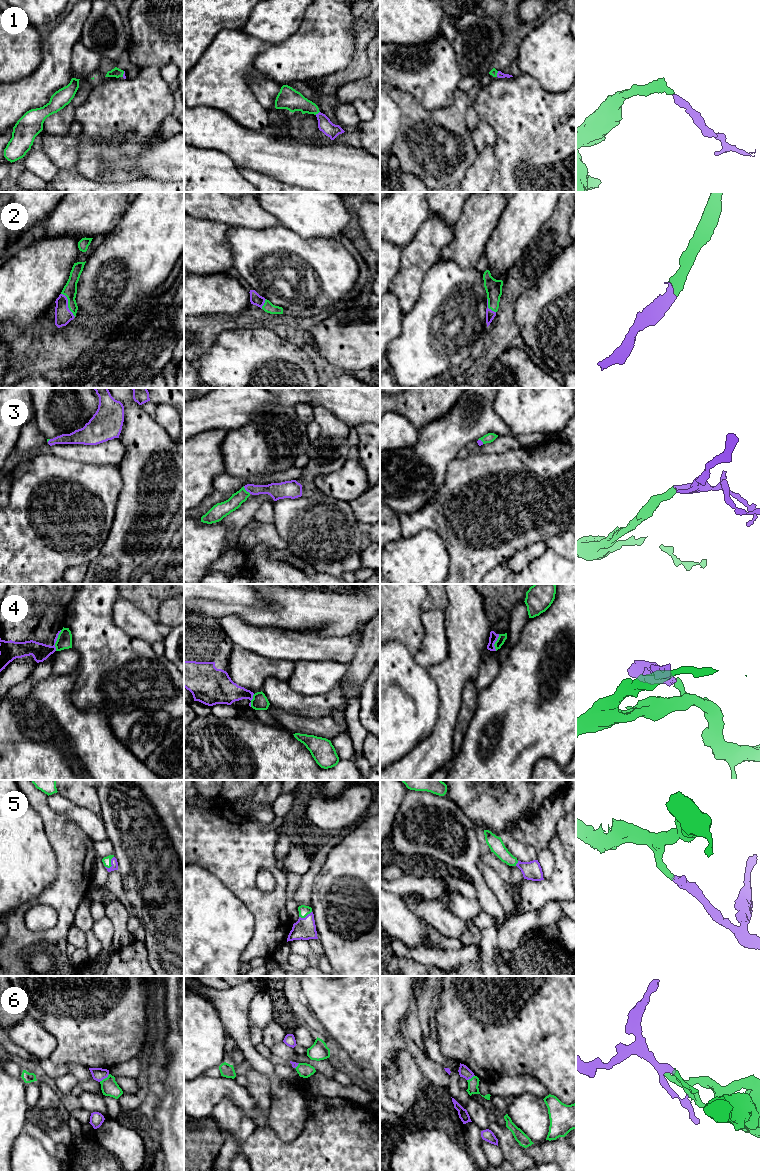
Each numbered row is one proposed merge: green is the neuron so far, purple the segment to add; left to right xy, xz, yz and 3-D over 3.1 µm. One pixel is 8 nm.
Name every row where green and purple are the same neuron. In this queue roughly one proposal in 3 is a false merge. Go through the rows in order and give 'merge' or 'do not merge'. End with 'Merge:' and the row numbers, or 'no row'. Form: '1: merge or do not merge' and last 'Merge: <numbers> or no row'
1: merge
2: merge
3: merge
4: do not merge
5: merge
6: do not merge
Merge: 1, 2, 3, 5

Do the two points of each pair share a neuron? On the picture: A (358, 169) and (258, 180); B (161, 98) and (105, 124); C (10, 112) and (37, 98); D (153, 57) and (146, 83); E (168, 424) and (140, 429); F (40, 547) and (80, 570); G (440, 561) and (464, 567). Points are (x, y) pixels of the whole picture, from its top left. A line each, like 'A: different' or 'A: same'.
A: different
B: same
C: same
D: different
E: different
F: different
G: different

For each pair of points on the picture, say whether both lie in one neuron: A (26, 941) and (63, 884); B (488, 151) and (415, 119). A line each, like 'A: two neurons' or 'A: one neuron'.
A: one neuron
B: two neurons

